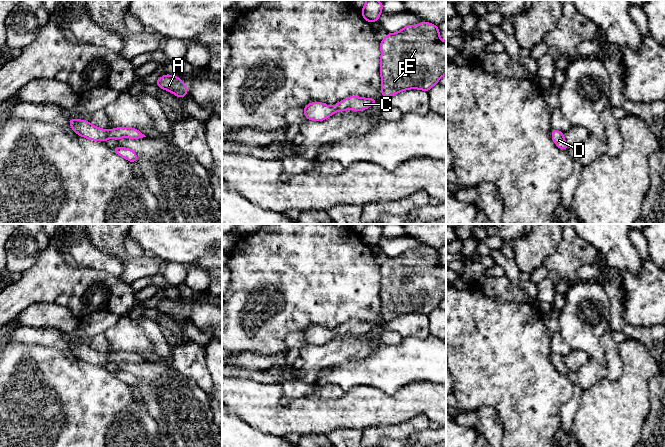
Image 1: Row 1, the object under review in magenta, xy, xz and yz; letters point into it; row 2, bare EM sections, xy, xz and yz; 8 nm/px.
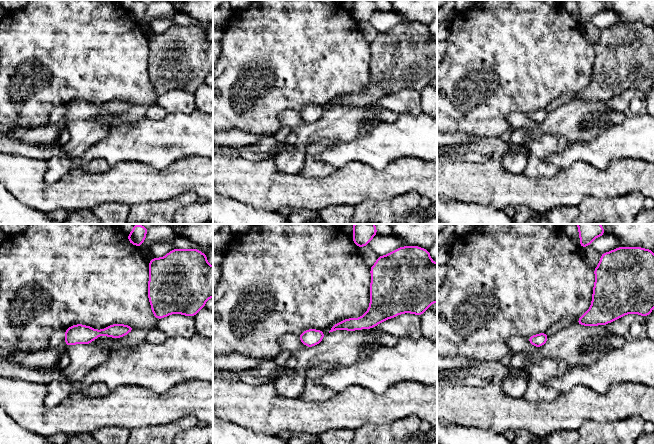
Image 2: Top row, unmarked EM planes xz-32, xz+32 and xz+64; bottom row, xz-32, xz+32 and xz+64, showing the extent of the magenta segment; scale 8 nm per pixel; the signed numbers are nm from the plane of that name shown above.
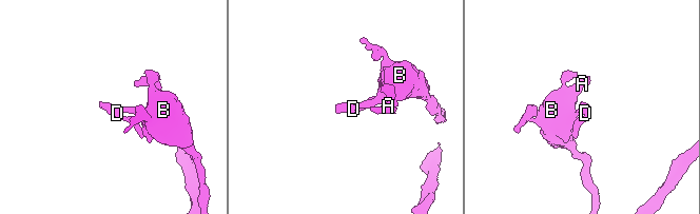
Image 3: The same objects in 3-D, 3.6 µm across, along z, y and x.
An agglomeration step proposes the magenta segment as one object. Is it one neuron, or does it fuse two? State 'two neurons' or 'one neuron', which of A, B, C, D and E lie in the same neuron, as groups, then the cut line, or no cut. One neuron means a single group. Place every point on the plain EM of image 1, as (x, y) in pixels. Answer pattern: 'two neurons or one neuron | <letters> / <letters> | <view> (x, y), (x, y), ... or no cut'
one neuron | A B C D E | no cut

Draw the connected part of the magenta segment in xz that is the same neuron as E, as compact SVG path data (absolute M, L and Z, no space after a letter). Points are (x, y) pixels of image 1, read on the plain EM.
M426 245L407 249L396 257L388 257L380 266L381 318L385 322L406 315L429 315L446 299L446 265L440 262L437 249Z

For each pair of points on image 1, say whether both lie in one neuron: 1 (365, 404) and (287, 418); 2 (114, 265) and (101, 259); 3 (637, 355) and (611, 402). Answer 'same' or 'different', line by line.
1: same
2: same
3: same

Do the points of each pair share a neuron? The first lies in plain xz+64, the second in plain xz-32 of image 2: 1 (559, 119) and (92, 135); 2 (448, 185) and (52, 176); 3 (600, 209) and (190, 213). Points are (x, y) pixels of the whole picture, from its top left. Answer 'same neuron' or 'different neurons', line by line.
1: same neuron
2: different neurons
3: different neurons

